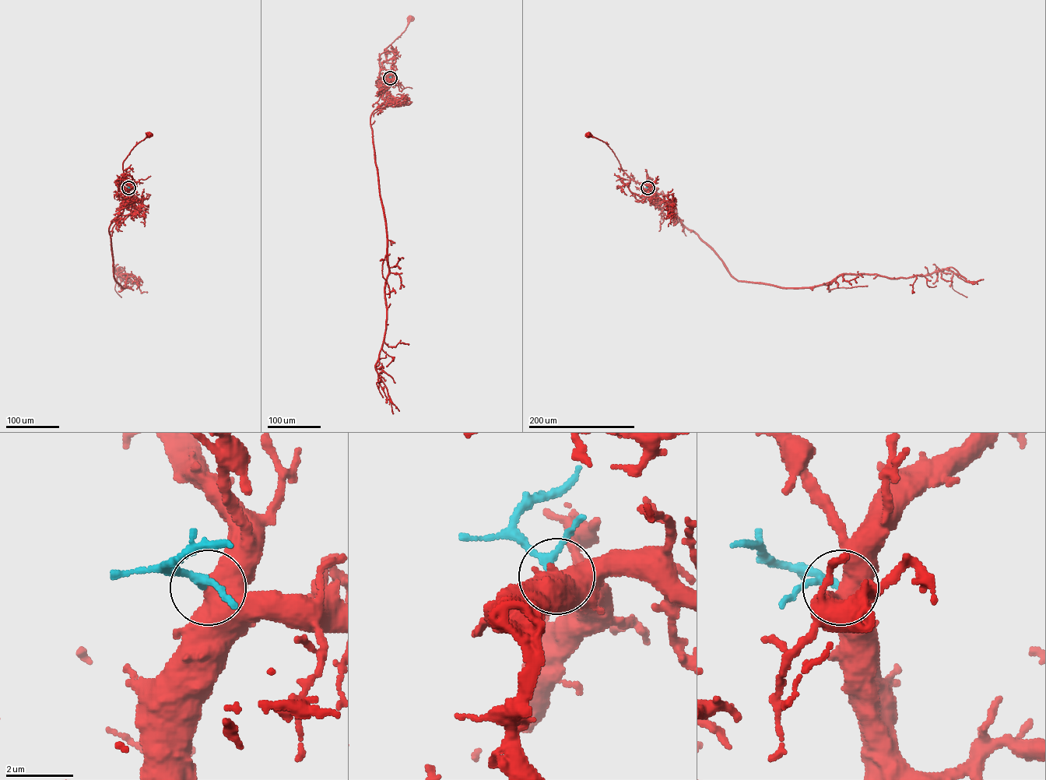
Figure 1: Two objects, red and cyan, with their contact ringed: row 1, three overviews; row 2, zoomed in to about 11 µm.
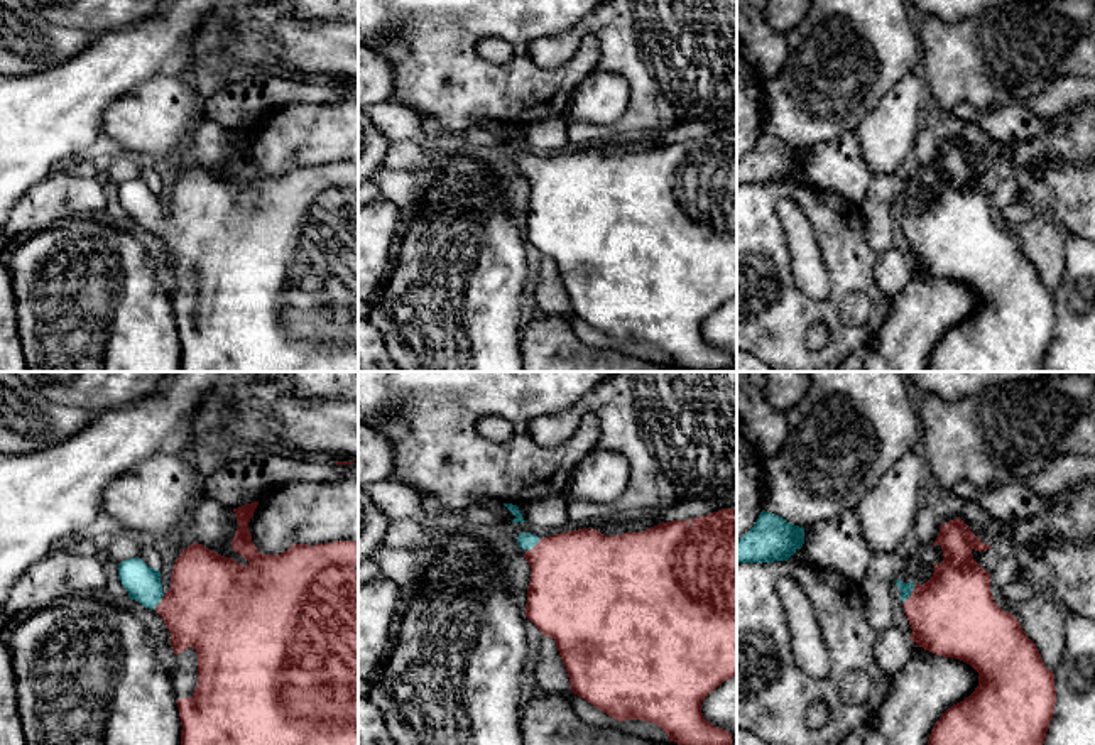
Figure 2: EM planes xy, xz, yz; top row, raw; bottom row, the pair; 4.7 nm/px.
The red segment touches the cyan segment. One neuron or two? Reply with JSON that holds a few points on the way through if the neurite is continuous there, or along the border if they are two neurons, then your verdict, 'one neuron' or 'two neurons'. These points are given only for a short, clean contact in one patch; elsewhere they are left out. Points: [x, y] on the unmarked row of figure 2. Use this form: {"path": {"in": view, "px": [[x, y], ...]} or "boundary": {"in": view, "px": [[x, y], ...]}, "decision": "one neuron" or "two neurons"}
{"path": {"in": "yz", "px": [[953, 235], [931, 230], [911, 215], [906, 210]]}, "decision": "one neuron"}

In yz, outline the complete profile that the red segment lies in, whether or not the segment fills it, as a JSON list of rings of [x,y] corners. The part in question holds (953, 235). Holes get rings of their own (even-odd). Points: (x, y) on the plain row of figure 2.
[[[960,139],[940,147],[936,166],[945,181],[933,184],[934,194],[926,204],[896,201],[912,250],[911,262],[936,277],[970,285],[978,294],[978,307],[941,336],[926,372],[1043,372],[1054,336],[1054,296],[1019,242],[994,223],[990,193],[972,176],[973,171],[982,174],[992,167],[982,164]]]

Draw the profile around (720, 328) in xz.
[[[737,296],[701,323],[701,334],[711,346],[730,353],[732,367],[737,368]]]

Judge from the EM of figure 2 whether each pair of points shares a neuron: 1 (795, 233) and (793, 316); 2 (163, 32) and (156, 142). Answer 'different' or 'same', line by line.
1: different
2: different

